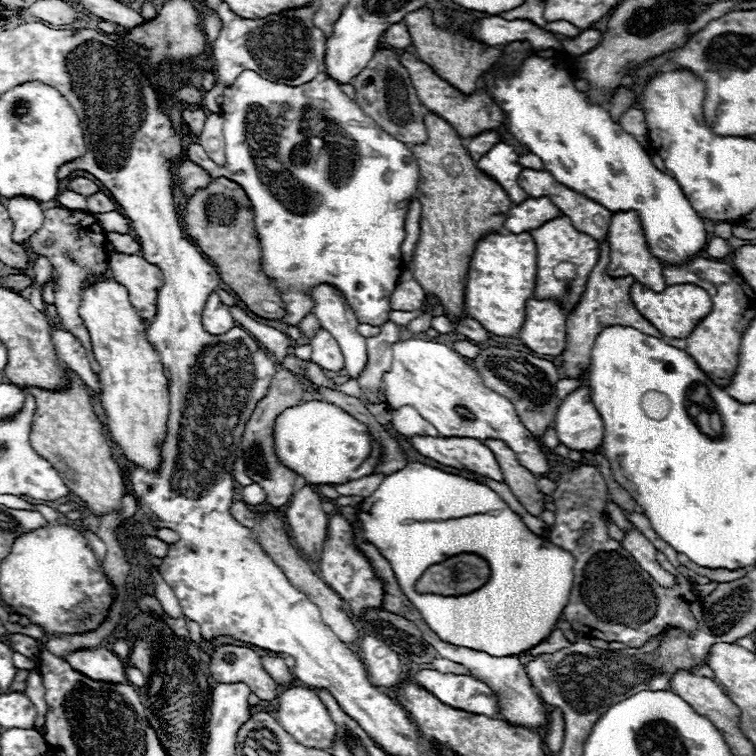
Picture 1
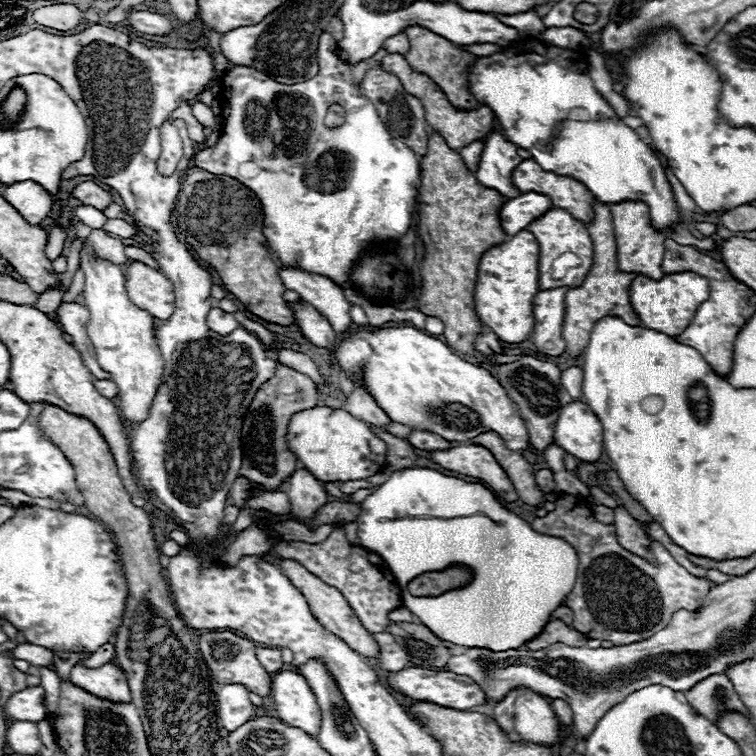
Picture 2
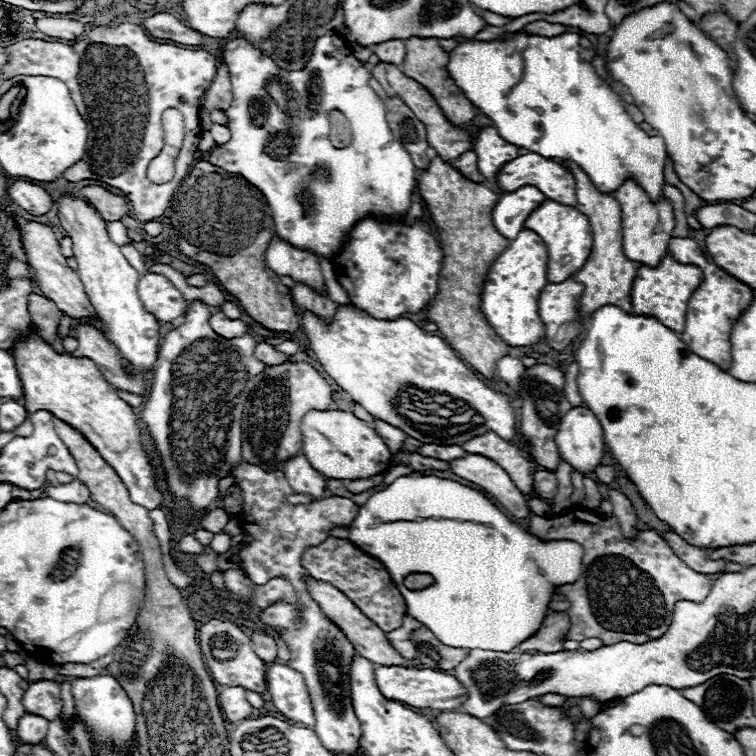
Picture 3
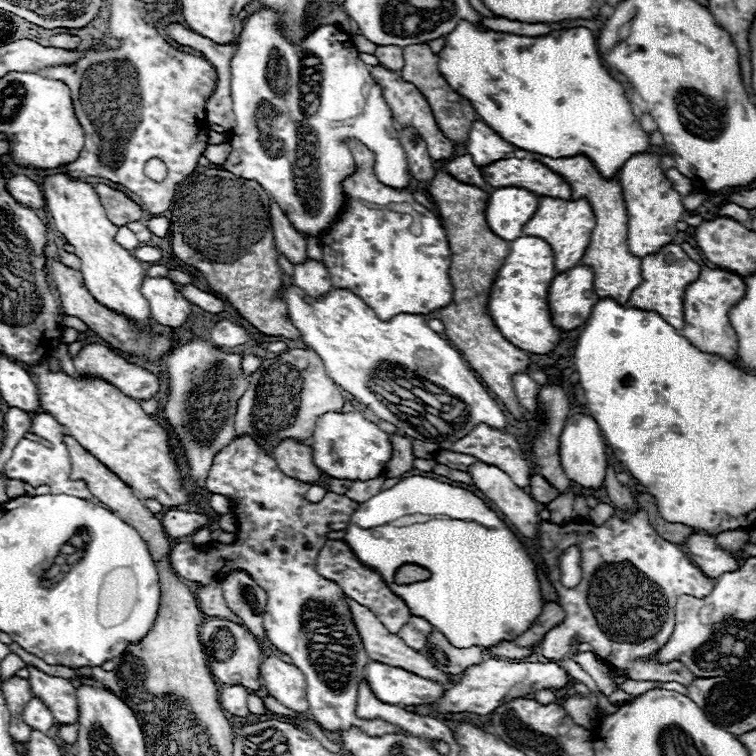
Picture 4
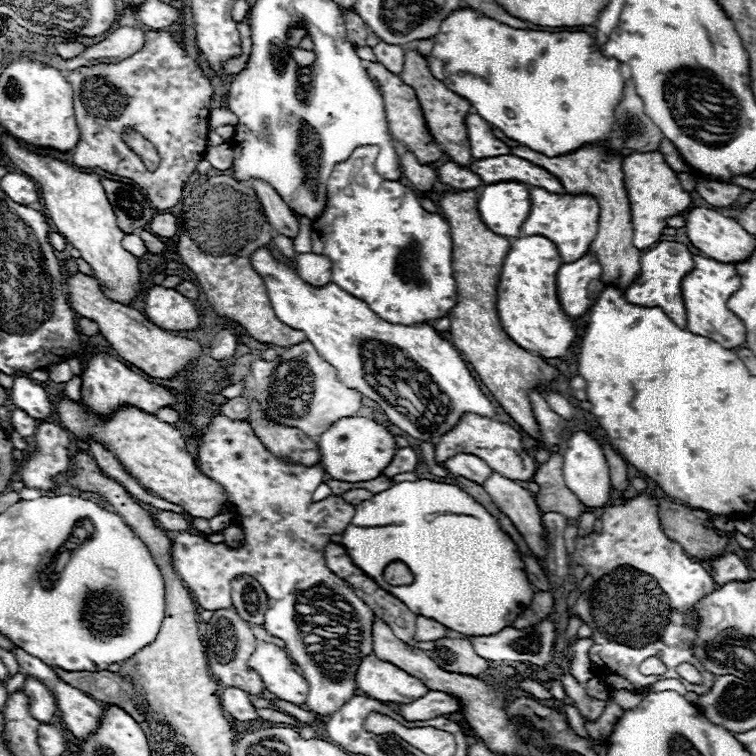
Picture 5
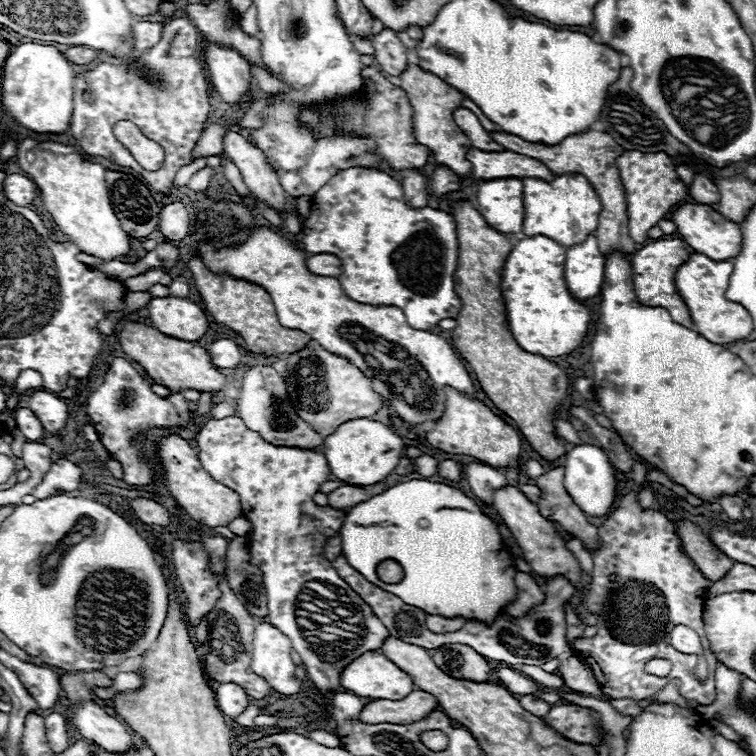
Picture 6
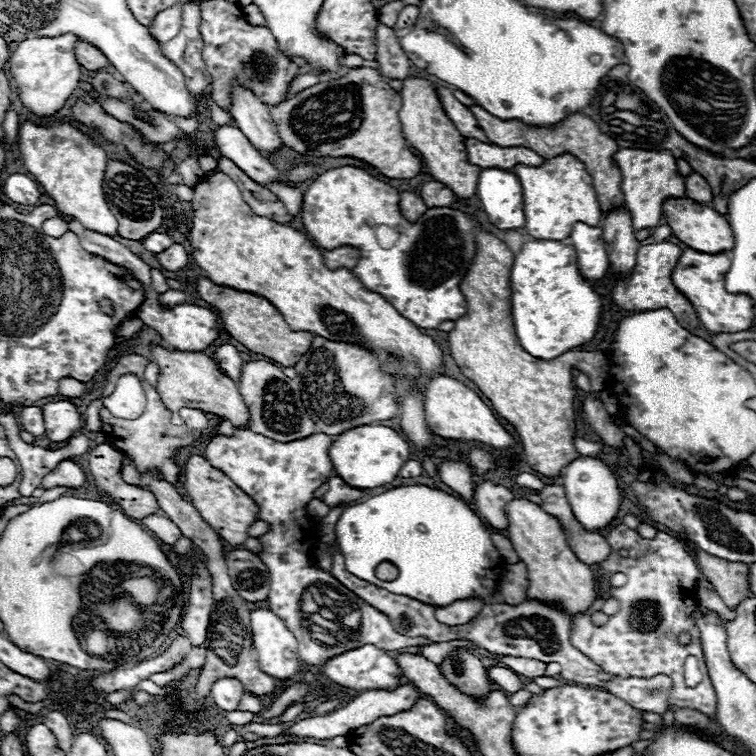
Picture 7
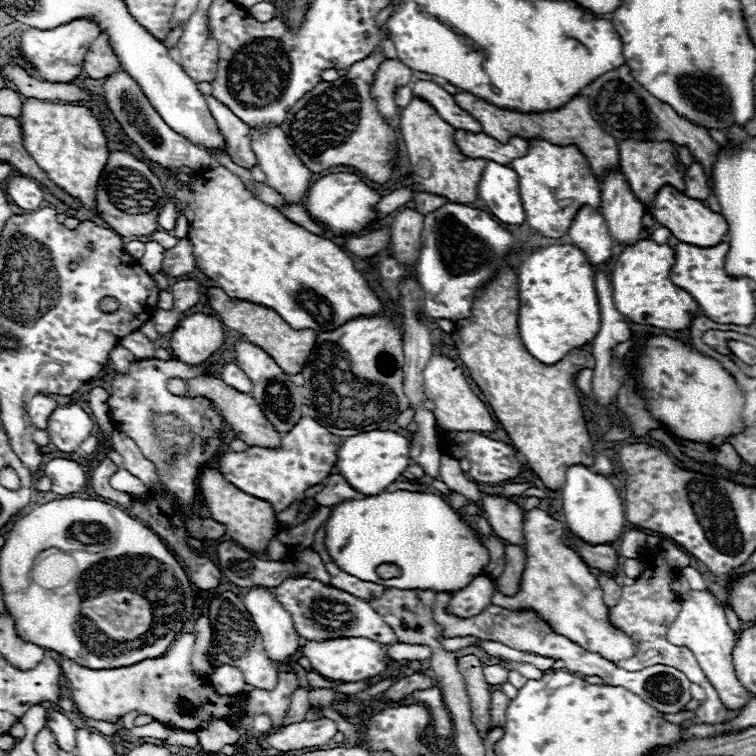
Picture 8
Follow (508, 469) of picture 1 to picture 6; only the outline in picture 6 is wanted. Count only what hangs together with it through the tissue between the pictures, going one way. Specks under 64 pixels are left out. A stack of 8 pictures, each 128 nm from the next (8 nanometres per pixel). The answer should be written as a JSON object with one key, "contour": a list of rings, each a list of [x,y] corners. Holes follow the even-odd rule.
{"contour":[[[444,388],[446,400],[444,400],[444,414],[440,420],[436,420],[434,428],[428,432],[426,440],[444,452],[450,454],[468,454],[482,462],[488,462],[494,468],[518,464],[518,454],[522,450],[522,440],[518,432],[506,424],[502,418],[498,418],[488,406],[484,406],[480,400],[470,398],[454,388]]]}

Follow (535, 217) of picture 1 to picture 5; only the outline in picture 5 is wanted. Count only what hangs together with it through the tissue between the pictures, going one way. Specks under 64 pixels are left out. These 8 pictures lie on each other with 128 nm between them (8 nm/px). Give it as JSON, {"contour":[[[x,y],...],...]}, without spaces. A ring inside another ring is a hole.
{"contour":[[[520,182],[486,184],[480,190],[478,210],[484,224],[500,236],[520,236],[520,228],[530,212],[528,188]]]}

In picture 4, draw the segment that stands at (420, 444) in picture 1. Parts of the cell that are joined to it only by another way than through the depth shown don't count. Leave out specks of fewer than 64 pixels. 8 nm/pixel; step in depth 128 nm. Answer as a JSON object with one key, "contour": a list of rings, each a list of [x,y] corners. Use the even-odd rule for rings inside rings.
{"contour":[[[476,462],[474,466],[470,466],[468,474],[484,492],[484,496],[488,496],[498,506],[498,510],[514,524],[514,528],[522,536],[538,536],[540,504],[522,488],[518,488],[506,472],[484,462]]]}

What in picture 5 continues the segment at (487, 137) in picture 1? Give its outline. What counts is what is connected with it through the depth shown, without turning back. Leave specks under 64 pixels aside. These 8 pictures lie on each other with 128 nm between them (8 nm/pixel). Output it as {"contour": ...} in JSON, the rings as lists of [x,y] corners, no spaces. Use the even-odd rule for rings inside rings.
{"contour":[[[454,162],[442,164],[438,170],[438,180],[456,190],[476,190],[484,182],[466,166],[458,166]]]}

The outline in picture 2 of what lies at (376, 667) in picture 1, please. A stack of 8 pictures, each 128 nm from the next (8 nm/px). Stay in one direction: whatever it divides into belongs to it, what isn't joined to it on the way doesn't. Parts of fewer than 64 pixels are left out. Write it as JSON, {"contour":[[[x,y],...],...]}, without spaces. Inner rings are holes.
{"contour":[[[380,632],[380,634],[374,634],[374,638],[380,646],[380,658],[376,660],[378,668],[386,672],[404,670],[408,664],[408,652],[394,640],[394,636],[388,632]]]}

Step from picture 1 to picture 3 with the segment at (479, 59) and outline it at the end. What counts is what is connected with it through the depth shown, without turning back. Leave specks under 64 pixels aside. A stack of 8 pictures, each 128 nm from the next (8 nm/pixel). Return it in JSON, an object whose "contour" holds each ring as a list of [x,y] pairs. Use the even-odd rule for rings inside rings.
{"contour":[[[408,38],[408,40],[404,40],[404,46],[406,46],[406,58],[398,68],[408,78],[416,80],[418,84],[422,84],[432,94],[432,98],[436,100],[436,104],[440,106],[442,114],[448,118],[450,124],[466,126],[478,114],[478,110],[476,110],[476,106],[472,106],[472,102],[468,102],[468,98],[452,82],[452,78],[446,70],[448,54],[438,46],[438,38]]]}

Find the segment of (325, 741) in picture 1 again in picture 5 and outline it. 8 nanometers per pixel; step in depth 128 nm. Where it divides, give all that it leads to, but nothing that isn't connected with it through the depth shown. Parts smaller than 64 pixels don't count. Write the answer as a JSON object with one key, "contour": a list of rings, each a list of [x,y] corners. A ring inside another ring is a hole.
{"contour":[[[258,642],[248,666],[256,670],[268,692],[292,704],[304,704],[308,696],[308,682],[292,666],[286,650],[272,642]]]}

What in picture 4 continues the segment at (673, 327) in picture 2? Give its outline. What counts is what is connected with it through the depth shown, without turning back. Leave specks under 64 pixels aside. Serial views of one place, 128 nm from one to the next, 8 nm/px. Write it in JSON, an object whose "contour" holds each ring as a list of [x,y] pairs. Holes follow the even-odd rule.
{"contour":[[[676,244],[662,246],[656,254],[642,258],[642,284],[630,294],[628,304],[640,310],[658,312],[676,330],[684,328],[684,290],[686,284],[694,282],[700,274],[700,266],[686,256],[686,252]]]}

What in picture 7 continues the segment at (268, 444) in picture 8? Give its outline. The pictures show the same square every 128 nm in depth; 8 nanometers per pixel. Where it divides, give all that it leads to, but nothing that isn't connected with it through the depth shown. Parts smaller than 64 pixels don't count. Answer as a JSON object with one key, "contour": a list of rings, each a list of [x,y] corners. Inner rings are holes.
{"contour":[[[162,346],[152,348],[152,354],[154,362],[162,368],[156,390],[172,412],[180,408],[200,408],[204,412],[226,418],[234,428],[250,428],[250,412],[238,388],[228,376],[220,372],[220,368],[210,356],[206,356],[204,352],[178,352]]]}

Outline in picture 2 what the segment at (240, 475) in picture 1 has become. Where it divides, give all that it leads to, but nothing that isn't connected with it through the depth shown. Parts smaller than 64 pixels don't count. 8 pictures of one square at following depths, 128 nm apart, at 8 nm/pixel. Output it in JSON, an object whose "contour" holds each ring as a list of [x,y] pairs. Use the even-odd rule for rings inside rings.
{"contour":[[[238,477],[235,480],[229,492],[229,496],[232,497],[232,501],[236,506],[240,508],[243,507],[246,500],[245,498],[248,496],[250,488],[251,484],[248,479],[244,477]]]}

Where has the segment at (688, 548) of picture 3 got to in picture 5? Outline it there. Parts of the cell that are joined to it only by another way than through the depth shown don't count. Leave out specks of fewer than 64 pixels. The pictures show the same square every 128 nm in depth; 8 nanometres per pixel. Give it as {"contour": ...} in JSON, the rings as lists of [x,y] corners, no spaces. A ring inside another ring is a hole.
{"contour":[[[724,554],[718,560],[714,560],[708,566],[708,574],[712,574],[712,580],[718,586],[724,586],[728,582],[748,582],[748,580],[752,580],[752,570],[736,554]]]}

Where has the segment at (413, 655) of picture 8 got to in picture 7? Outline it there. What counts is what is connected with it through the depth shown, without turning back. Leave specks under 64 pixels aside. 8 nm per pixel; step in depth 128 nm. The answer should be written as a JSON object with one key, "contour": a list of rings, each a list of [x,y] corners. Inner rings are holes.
{"contour":[[[468,640],[440,642],[440,644],[430,644],[430,646],[422,646],[422,648],[414,648],[414,654],[420,654],[420,656],[428,658],[430,662],[440,664],[448,652],[458,650],[458,648],[472,648],[474,650],[474,642],[468,642]],[[496,656],[495,659],[504,662],[510,670],[514,670],[516,674],[522,674],[526,678],[536,678],[536,676],[544,676],[546,664],[534,658],[514,658],[514,656]]]}

